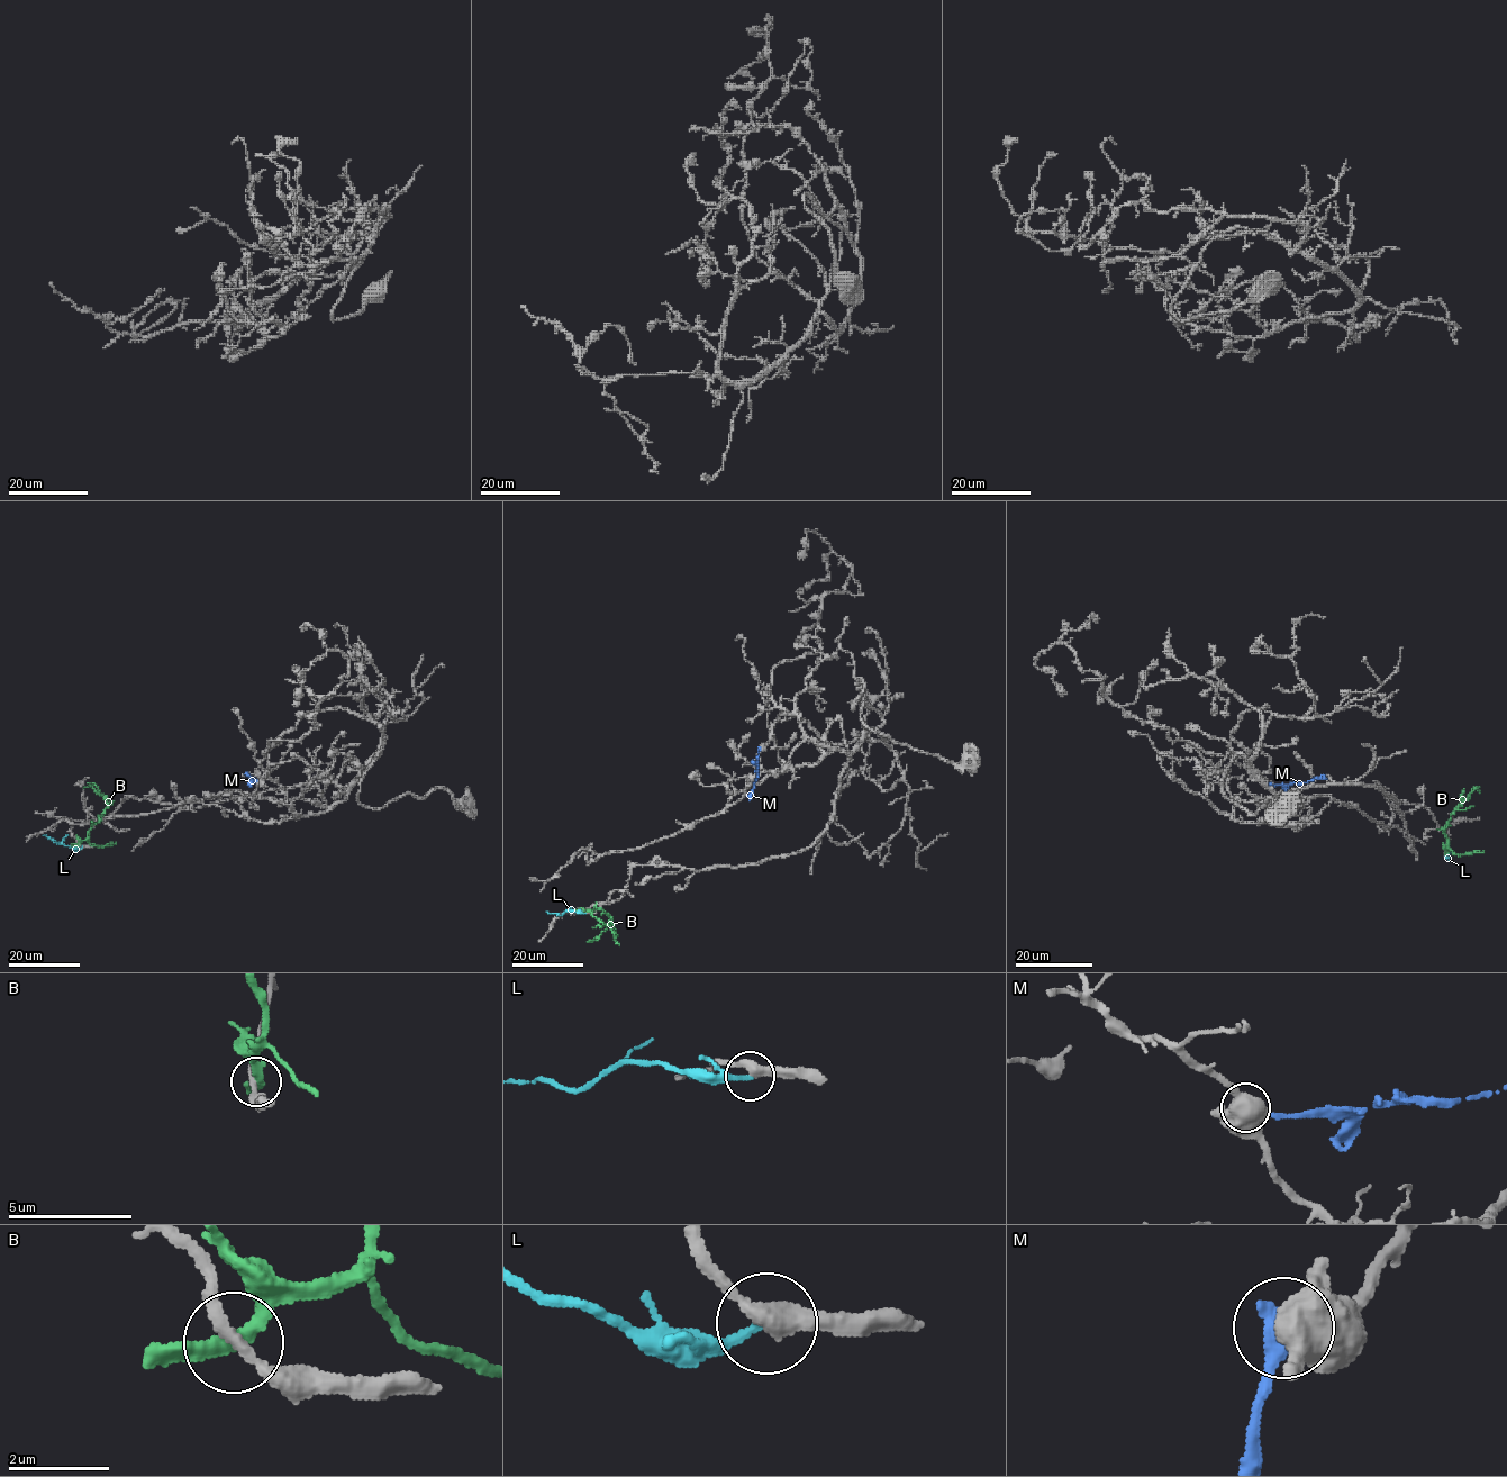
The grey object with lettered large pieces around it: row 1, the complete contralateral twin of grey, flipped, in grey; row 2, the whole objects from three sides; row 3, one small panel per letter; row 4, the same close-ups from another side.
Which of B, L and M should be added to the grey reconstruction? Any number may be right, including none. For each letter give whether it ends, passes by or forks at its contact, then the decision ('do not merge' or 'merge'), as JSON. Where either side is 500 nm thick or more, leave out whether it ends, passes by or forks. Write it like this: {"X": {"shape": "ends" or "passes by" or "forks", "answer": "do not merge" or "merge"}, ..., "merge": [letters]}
{"B": {"shape": "passes by", "answer": "do not merge"}, "L": {"shape": "ends", "answer": "do not merge"}, "M": {"answer": "do not merge"}, "merge": []}

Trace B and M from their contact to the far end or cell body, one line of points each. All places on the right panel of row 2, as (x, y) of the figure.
B: (1446, 853), (1444, 828), (1454, 811), (1473, 789), (1479, 791)
M: (1270, 785), (1303, 784), (1325, 777)

